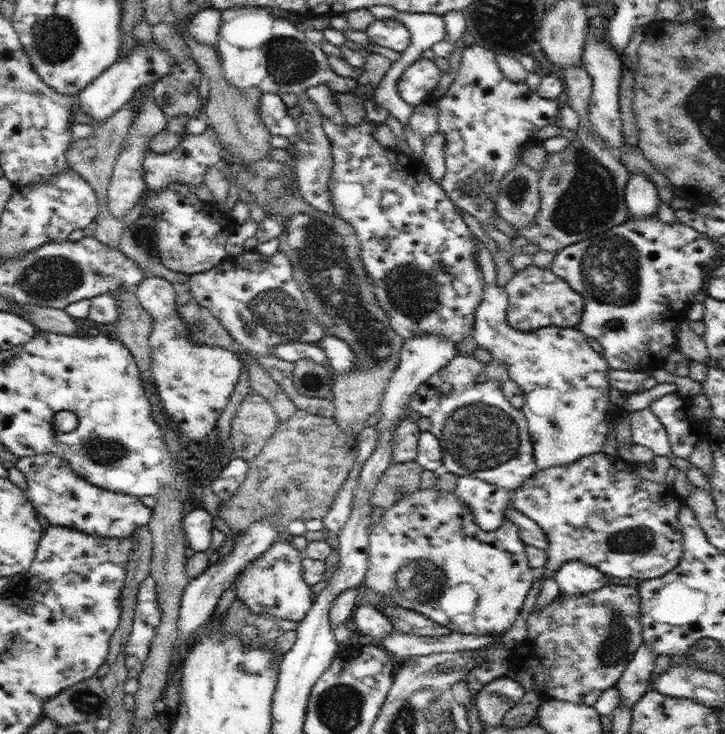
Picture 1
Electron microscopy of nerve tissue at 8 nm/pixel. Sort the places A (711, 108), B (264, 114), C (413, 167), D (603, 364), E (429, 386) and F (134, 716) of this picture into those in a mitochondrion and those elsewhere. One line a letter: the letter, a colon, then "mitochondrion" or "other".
A: mitochondrion
B: other
C: other
D: other
E: other
F: other

